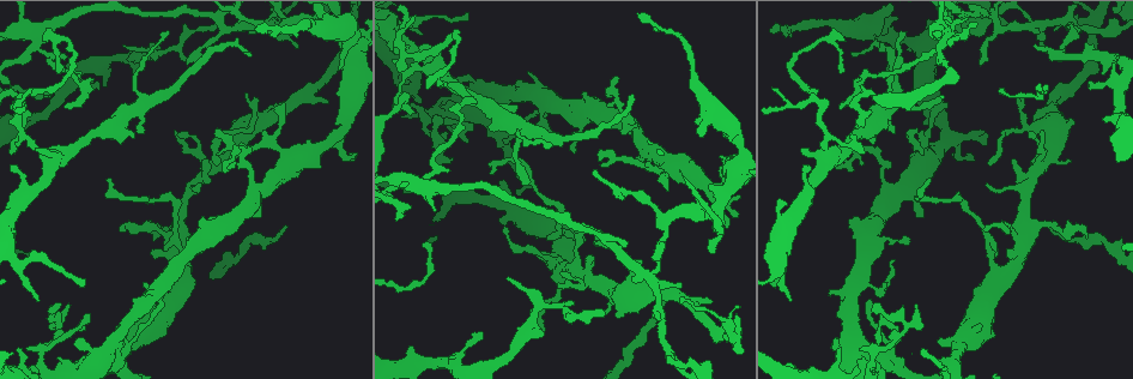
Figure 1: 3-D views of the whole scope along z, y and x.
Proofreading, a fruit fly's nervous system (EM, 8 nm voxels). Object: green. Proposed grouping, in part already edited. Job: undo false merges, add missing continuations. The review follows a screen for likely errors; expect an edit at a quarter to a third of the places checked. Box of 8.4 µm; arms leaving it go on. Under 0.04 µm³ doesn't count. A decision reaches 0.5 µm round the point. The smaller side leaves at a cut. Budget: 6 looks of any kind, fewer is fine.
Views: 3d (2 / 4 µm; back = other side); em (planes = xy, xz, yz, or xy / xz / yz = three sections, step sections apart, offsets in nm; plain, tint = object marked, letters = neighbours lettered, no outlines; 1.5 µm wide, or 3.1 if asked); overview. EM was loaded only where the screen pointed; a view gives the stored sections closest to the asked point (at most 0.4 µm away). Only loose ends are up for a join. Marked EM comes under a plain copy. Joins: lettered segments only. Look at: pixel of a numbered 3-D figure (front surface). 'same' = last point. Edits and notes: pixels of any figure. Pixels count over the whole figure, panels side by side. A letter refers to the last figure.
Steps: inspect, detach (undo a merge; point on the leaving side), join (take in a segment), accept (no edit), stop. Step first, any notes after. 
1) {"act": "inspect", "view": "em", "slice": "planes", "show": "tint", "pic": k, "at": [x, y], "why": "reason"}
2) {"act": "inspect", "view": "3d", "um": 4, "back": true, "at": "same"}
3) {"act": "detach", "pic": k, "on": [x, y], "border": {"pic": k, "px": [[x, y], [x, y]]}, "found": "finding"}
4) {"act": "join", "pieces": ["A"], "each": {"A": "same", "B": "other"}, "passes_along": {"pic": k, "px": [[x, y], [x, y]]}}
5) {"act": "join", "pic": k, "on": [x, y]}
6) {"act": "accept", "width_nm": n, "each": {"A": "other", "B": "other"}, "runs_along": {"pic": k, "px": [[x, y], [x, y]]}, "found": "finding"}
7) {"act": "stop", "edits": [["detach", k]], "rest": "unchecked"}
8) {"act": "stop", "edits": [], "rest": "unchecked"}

{"act": "inspect", "view": "3d", "um": 4, "pic": 1, "at": [586, 240]}

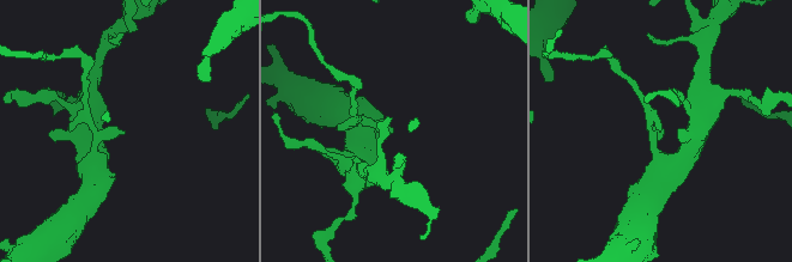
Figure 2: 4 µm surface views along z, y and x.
{"act": "inspect", "view": "em", "slice": "xy", "step": 4, "show": "letters", "pic": 2, "at": [391, 131], "why": "now the EM"}

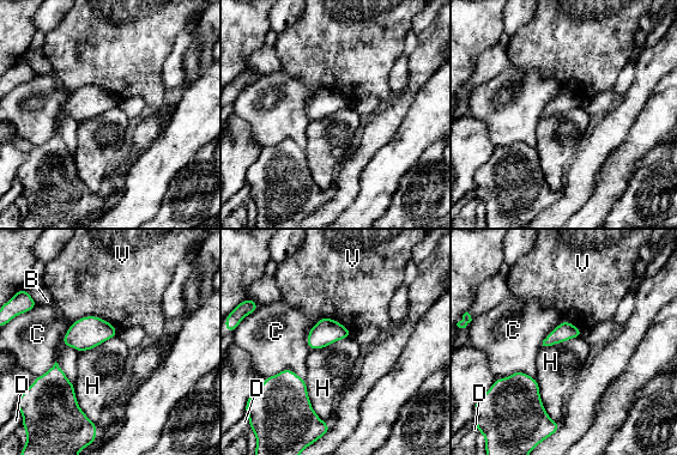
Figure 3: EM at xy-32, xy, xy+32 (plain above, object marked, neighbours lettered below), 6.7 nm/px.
{"act": "inspect", "view": "em", "slice": "planes", "show": "letters", "at": "same", "why": "cut it another way"}

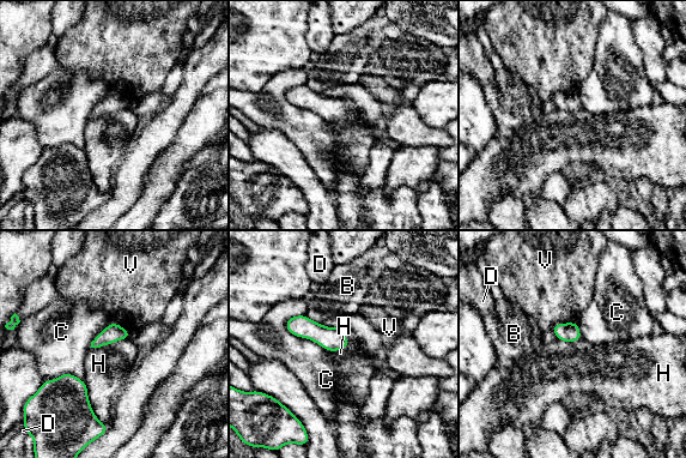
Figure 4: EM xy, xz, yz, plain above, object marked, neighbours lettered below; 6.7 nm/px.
{"act": "accept", "each": {"B": "other", "C": "other", "D": "other", "H": "other", "V": "other"}, "border": {"pic": 4, "px": [[576, 321], [556, 323], [550, 329]]}, "found": "no lettered segment goes on from it"}

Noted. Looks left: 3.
{"act": "inspect", "view": "3d", "um": 4, "pic": 1, "at": [502, 182], "why": "an open end"}

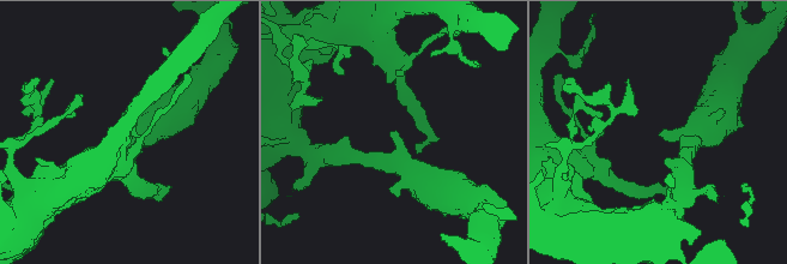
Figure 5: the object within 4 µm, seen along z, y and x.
{"act": "inspect", "view": "em", "slice": "xy", "step": 8, "show": "letters", "pic": 5, "at": [395, 130]}

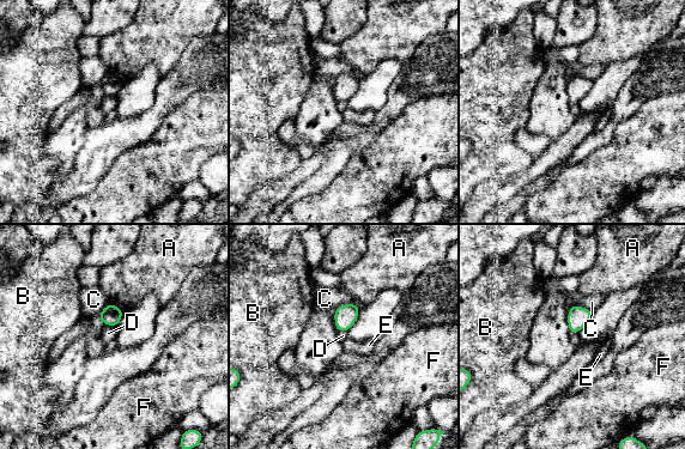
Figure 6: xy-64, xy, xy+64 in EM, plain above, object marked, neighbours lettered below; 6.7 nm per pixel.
{"act": "inspect", "view": "em", "slice": "planes", "show": "letters", "at": "same"}

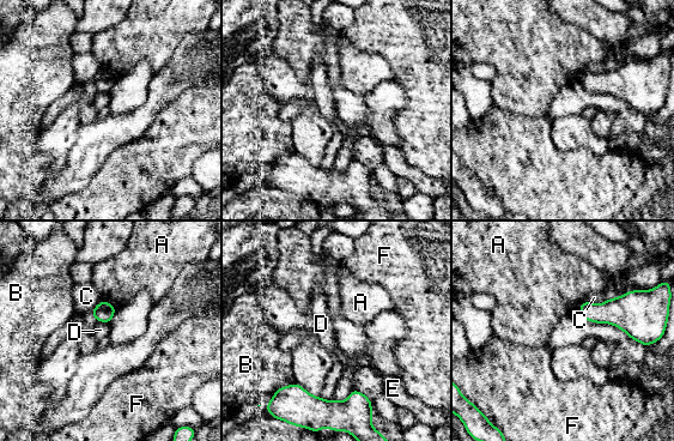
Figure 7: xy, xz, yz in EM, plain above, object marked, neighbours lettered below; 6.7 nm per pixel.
{"act": "accept", "each": {"A": "other", "B": "other", "C": "other", "D": "other", "E": "other", "F": "other"}, "border": {"pic": 7, "px": [[103, 298], [116, 307]]}, "found": "none of them fits"}

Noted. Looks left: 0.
{"act": "stop", "edits": [], "rest": "unchecked"}

